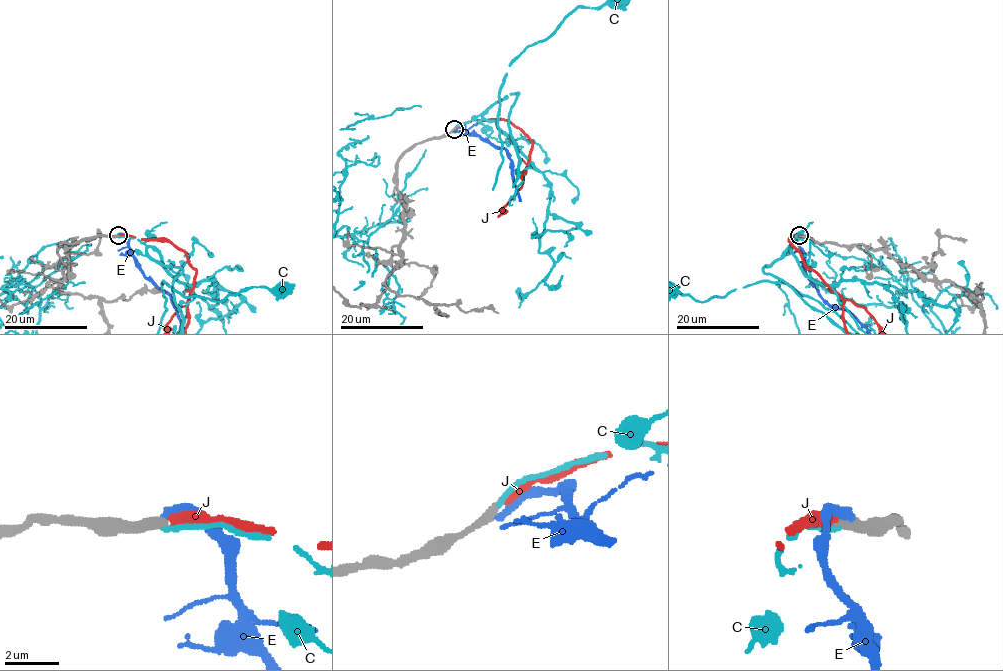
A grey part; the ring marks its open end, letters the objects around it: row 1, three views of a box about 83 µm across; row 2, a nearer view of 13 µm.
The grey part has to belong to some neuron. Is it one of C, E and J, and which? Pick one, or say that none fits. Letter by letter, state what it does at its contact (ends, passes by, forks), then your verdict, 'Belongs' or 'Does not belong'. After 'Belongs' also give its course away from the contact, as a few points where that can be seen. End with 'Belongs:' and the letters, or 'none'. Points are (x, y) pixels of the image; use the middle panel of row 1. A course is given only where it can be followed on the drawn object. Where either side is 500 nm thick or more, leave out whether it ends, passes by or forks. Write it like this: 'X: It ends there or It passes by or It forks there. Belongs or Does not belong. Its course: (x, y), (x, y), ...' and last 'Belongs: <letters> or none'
C: It ends there. Does not belong
E: It ends there. Does not belong
J: It ends there. Belongs
Belongs: J

